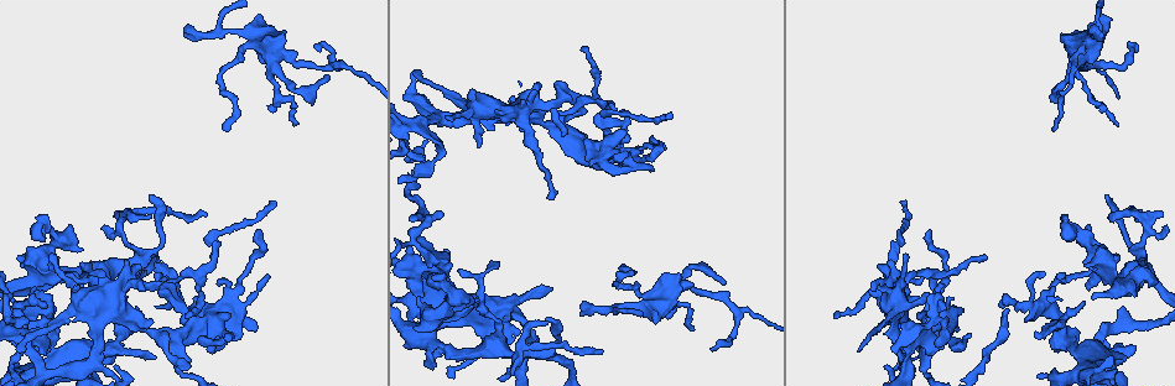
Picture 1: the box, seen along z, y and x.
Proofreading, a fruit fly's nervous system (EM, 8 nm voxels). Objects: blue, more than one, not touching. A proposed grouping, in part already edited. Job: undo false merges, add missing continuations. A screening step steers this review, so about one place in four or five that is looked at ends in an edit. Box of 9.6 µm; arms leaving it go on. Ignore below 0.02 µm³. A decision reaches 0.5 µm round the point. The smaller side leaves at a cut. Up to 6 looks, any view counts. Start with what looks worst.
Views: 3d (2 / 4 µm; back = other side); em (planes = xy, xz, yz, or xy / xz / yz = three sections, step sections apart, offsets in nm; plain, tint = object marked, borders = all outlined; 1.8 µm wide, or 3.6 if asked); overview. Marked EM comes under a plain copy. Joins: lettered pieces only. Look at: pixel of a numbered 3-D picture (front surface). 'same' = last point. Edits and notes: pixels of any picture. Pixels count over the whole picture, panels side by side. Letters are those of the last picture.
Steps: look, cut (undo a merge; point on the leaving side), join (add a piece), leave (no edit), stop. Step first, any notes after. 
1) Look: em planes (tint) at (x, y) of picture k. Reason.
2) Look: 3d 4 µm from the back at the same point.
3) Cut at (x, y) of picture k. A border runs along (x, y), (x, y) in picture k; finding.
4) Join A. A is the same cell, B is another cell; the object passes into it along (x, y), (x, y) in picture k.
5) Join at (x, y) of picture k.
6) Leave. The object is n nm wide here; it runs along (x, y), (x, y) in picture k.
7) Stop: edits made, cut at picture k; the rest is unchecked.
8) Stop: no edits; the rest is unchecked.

Look: em planes (borders) at (511, 360) of picture 1. Sharp bend.

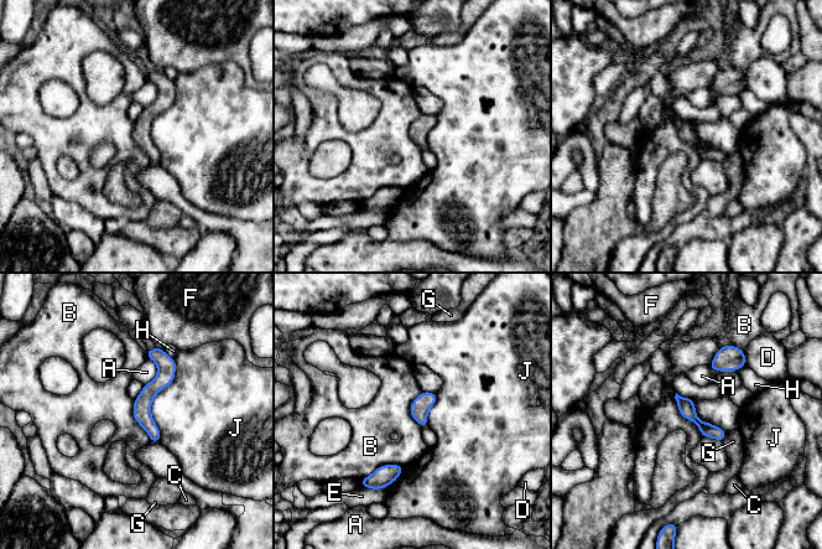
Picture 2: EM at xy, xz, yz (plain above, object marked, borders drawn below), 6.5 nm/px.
Leave. The object is 110 nm wide here; A, B, C, D, E, F, G, H and J are other cells; it runs along (159, 351), (162, 378), (145, 398), (154, 439) in picture 2; continuous, no second cell.

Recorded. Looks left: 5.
Look: em planes (tint) at (435, 366) of picture 1. An open end.

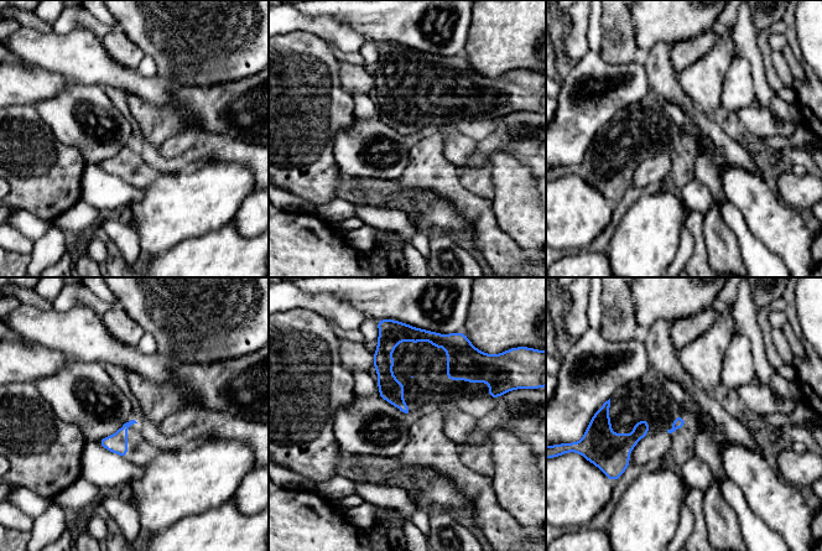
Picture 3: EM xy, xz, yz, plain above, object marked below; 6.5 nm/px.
Look: em planes (borders) at the same point. What lies round it.

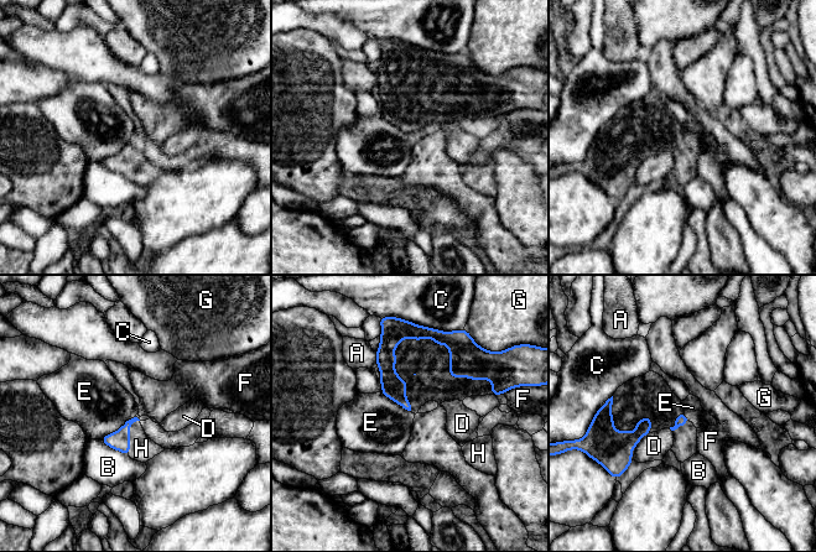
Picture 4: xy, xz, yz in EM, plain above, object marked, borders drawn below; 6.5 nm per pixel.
Join H. H is the same cell, A, B, C, D, E, F and G are other cells; it goes on there.

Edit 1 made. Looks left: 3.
Look: overview. Redraw.

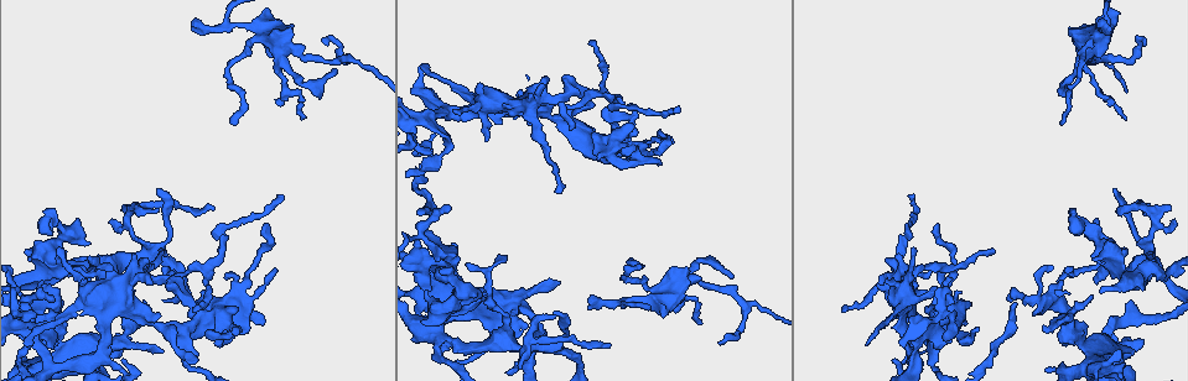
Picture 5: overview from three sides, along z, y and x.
Look: em planes (borders) at (197, 26) of picture 5.

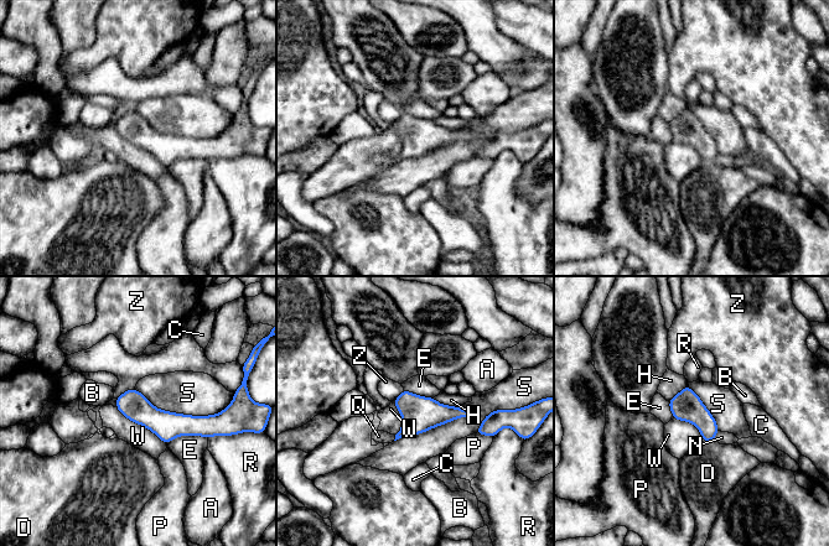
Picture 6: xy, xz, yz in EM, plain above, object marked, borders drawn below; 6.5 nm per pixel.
Join Q. The object is 180 nm wide here; Q is the same cell, A, B, C, D, E, H, N, P, R, S, W and Z are other cells; the object passes into it along (419, 414), (395, 437), (378, 436) in picture 6; it goes on there.

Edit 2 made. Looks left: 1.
Stop: edits made, join at picture 4, join at picture 6; the rest is unchecked.

